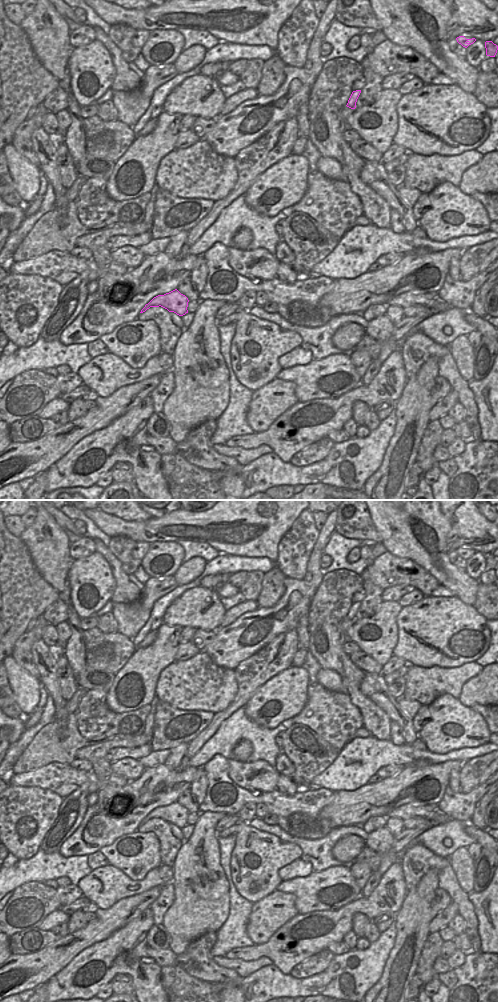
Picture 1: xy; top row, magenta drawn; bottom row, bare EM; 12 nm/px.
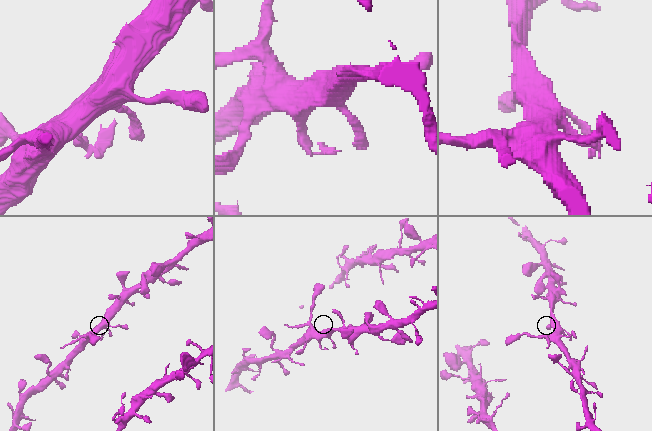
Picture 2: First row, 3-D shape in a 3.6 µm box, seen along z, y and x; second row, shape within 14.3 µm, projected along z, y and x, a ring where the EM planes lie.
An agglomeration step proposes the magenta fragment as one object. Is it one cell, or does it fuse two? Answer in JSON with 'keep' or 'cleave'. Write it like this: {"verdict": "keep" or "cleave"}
{"verdict": "cleave"}

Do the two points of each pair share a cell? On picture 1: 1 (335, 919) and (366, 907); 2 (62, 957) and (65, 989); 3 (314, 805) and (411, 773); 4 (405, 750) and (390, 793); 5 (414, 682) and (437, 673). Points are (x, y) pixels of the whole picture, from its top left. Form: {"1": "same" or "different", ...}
{"1": "same", "2": "different", "3": "different", "4": "different", "5": "same"}

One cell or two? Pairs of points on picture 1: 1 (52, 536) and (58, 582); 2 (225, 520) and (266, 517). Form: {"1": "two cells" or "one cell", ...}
{"1": "one cell", "2": "one cell"}

